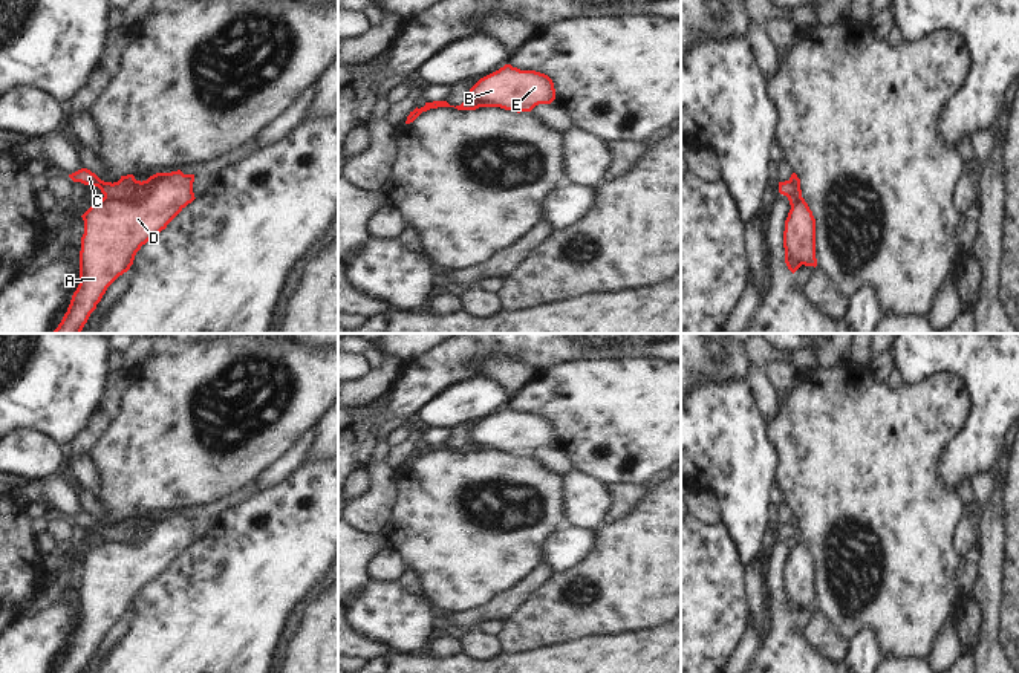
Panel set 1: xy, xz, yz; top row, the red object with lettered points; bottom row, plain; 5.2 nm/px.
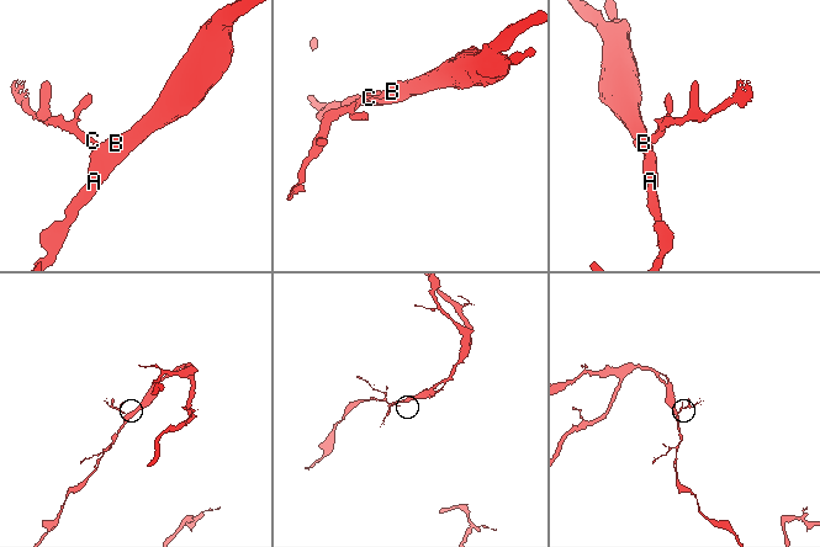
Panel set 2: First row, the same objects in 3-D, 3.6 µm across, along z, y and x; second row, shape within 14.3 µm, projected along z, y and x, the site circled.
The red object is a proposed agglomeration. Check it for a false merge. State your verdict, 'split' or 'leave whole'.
split

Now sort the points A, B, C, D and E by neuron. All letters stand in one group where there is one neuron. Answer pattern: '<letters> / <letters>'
A B D E / C

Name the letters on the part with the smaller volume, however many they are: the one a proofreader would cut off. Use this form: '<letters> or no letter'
C

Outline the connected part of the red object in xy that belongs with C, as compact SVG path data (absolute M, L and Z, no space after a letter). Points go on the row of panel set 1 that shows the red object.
M81 168L72 174L69 174L69 177L73 182L81 182L84 185L90 185L90 187L98 187L101 190L101 193L104 194L104 197L115 197L115 196L124 196L127 187L136 182L133 174L127 174L127 176L121 176L121 179L118 182L104 182L101 180L95 173L92 173L87 168Z

